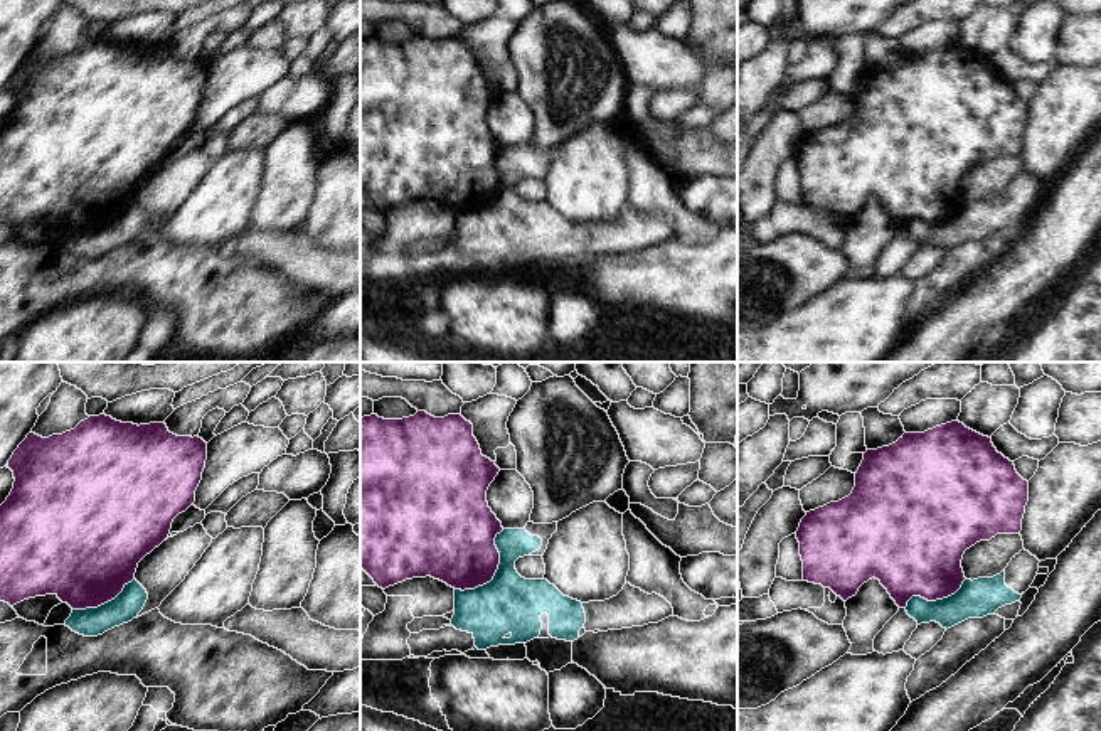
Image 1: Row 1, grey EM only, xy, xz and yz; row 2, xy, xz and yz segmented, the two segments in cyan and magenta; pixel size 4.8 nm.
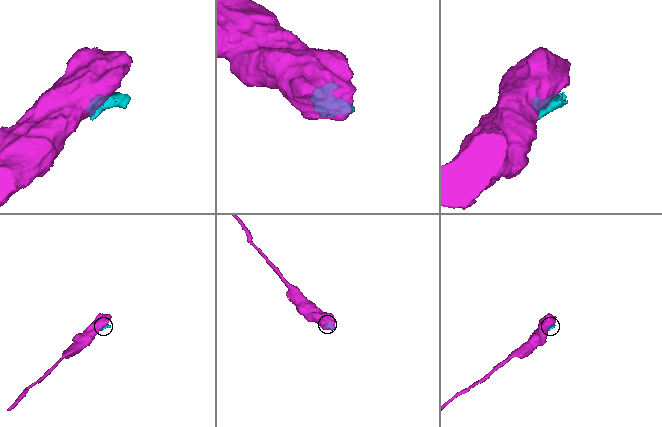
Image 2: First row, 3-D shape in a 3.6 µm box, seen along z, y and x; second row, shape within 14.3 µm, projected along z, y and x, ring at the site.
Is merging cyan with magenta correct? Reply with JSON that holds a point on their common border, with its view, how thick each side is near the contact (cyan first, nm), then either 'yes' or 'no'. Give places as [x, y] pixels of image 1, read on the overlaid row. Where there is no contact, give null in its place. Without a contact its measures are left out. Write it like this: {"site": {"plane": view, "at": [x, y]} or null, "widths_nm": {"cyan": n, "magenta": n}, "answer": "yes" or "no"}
{"site": {"plane": "xz", "at": [495, 573]}, "widths_nm": {"cyan": 280, "magenta": 380}, "answer": "no"}

